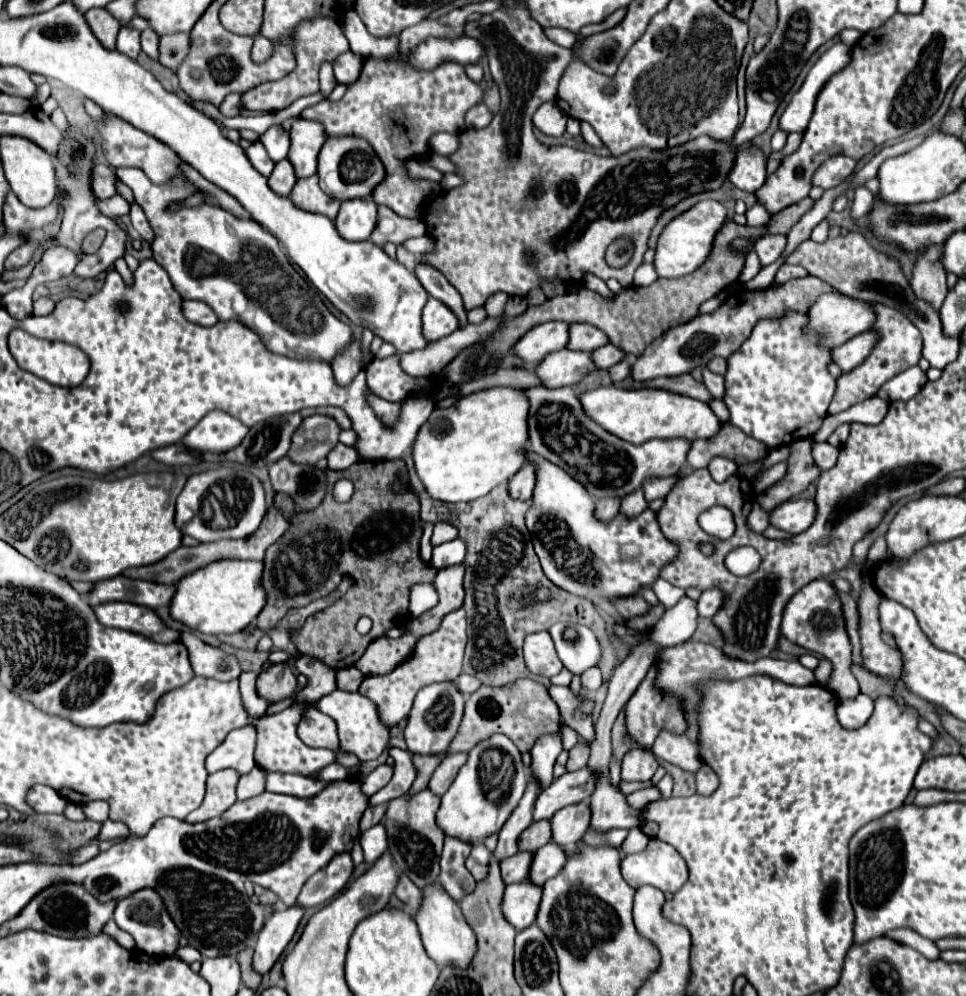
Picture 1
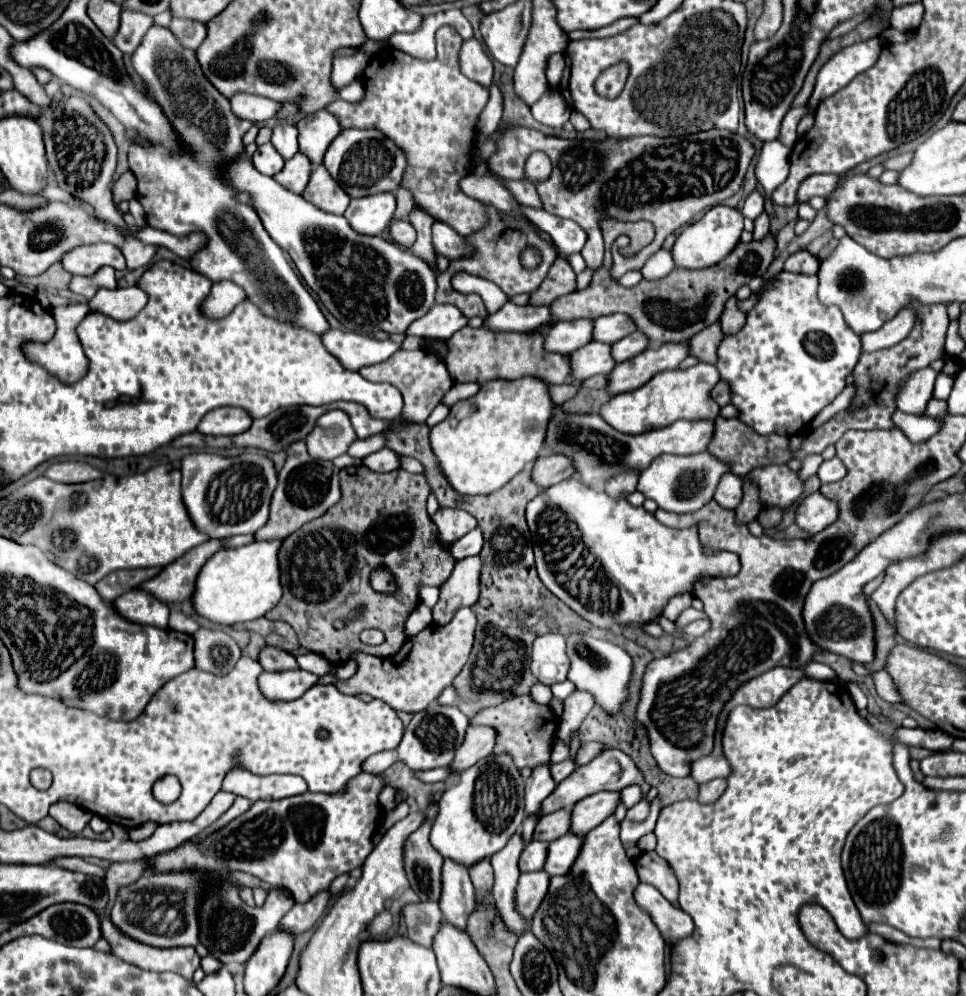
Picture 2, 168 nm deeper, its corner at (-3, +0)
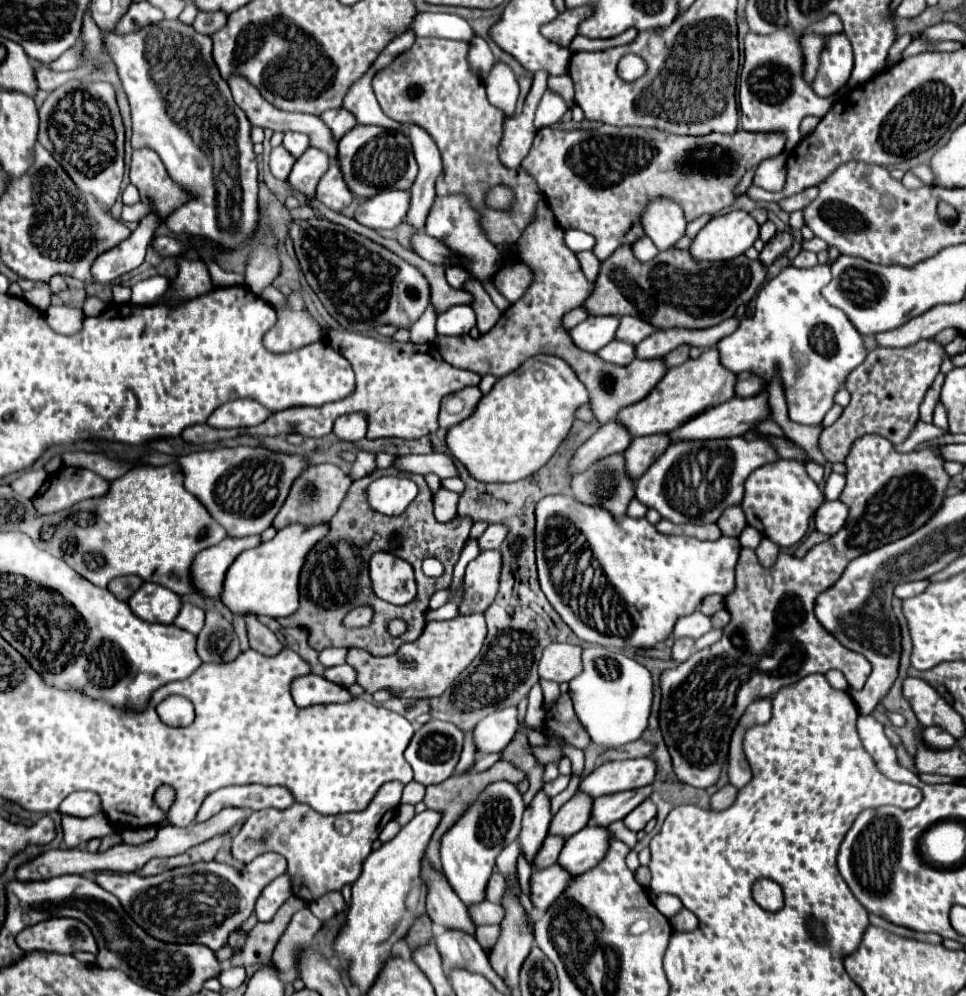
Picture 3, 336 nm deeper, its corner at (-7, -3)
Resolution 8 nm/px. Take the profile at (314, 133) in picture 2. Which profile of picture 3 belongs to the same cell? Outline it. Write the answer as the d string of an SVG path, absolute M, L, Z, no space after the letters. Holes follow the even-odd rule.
M343 107L337 111L325 111L325 115L321 115L321 119L331 129L331 135L335 141L339 141L349 129L353 129L357 125L357 119Z

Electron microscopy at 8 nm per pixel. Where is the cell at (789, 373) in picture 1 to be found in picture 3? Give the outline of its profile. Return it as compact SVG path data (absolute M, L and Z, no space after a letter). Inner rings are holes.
M817 265L811 269L797 269L797 267L783 269L757 293L753 317L743 317L739 329L715 345L721 357L721 365L731 373L743 373L743 371L755 373L759 379L765 381L765 387L771 383L771 379L779 377L789 407L789 419L801 425L819 425L823 421L825 413L835 403L833 401L835 393L845 385L847 375L853 369L857 369L867 357L863 337L855 331L847 315L841 309L829 305L821 295L821 289L829 281L831 271L827 265Z

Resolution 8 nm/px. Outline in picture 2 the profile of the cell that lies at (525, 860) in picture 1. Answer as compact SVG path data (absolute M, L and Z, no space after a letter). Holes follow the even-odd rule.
M529 842L525 846L525 850L521 852L521 860L519 860L519 870L521 872L537 872L543 868L545 860L547 860L547 848L549 844L541 844L541 842Z

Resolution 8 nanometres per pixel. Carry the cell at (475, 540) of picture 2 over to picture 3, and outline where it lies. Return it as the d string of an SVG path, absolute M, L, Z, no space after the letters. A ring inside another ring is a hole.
M489 525L485 529L485 533L477 539L481 551L497 549L501 545L501 539L505 539L505 535L507 535L507 527L505 525Z

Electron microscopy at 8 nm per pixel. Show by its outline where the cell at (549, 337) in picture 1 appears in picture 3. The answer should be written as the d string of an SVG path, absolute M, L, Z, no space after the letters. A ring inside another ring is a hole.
M587 317L583 323L569 331L569 337L579 349L595 353L613 341L617 323L617 317Z

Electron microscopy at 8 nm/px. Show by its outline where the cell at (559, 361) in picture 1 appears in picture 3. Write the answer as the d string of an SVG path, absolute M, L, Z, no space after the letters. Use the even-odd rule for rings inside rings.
M611 341L607 343L607 347L599 349L597 355L605 361L605 363L615 363L615 365L629 365L635 355L633 355L633 345L629 343L621 343L621 341Z

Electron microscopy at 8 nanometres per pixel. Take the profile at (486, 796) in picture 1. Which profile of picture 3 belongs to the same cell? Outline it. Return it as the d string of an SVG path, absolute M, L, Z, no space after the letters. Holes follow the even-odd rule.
M509 781L489 783L467 811L441 837L441 865L451 887L465 905L485 899L485 883L493 871L497 855L521 833L521 815L525 811L523 795Z

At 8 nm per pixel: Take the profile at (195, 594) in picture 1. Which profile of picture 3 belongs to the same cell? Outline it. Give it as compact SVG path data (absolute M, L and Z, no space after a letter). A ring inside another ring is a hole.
M327 523L317 527L291 525L255 549L243 551L233 565L225 573L221 603L235 615L267 615L267 617L285 617L297 611L299 595L297 595L297 575L301 571L301 563L309 553L309 547L317 543L323 535L327 535Z

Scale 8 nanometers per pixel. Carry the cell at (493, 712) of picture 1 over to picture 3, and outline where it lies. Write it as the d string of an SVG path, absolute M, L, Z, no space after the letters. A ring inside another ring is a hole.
M519 729L513 737L513 741L501 751L501 759L509 761L511 765L515 765L519 771L523 771L529 779L529 789L523 794L525 808L533 799L533 795L543 787L543 773L545 767L537 761L537 757L533 755L533 749L529 745L527 733L523 729Z

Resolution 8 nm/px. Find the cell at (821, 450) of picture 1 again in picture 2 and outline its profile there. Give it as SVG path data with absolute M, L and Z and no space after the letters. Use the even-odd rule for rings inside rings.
M833 458L833 460L827 460L819 467L819 480L821 484L823 482L837 482L844 478L847 474L847 469L843 466L843 462L839 458Z

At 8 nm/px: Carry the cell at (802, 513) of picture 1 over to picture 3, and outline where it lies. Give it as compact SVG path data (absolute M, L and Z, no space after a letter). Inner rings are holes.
M837 499L837 501L825 501L817 511L815 511L815 529L825 535L835 535L845 519L847 519L847 507Z

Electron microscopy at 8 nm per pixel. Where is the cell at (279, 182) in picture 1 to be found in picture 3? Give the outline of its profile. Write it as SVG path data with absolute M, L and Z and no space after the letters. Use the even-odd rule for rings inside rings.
M309 147L295 161L295 165L287 177L287 185L311 201L315 195L317 183L325 175L327 169L329 169L329 155L321 149Z

